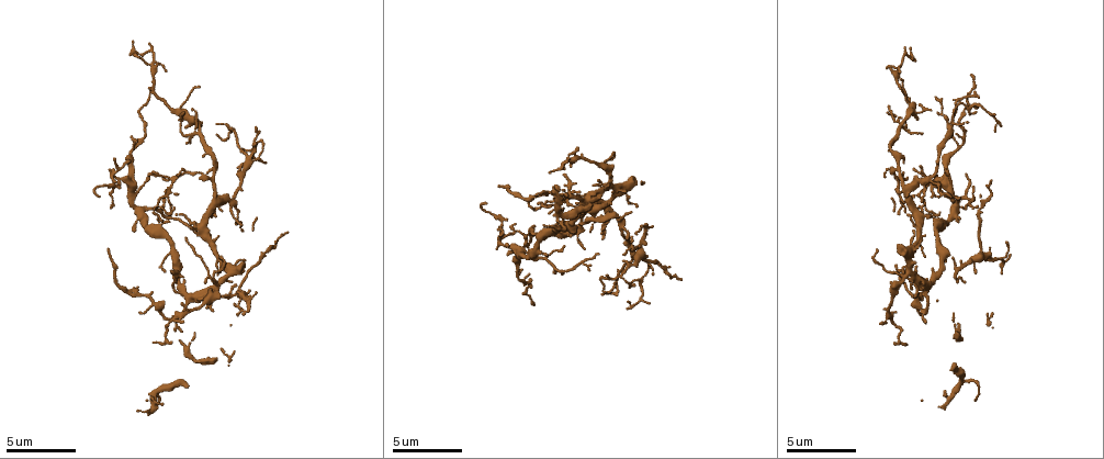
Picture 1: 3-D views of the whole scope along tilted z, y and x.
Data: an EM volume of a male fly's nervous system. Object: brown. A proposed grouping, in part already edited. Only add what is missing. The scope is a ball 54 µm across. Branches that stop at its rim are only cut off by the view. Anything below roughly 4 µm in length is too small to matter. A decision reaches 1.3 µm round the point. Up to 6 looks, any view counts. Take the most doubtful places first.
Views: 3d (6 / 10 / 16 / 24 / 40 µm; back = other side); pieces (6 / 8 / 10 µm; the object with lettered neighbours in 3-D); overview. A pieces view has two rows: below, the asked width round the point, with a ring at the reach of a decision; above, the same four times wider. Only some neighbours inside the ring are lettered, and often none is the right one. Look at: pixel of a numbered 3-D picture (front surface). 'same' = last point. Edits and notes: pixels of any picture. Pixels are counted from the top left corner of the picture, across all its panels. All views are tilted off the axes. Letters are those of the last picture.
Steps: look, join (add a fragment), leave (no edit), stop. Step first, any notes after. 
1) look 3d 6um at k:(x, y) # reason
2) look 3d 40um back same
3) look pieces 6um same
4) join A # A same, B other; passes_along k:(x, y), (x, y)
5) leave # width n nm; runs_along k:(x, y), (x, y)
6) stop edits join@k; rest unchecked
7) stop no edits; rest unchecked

look pieces 10um at 1:(602, 239) # thin end

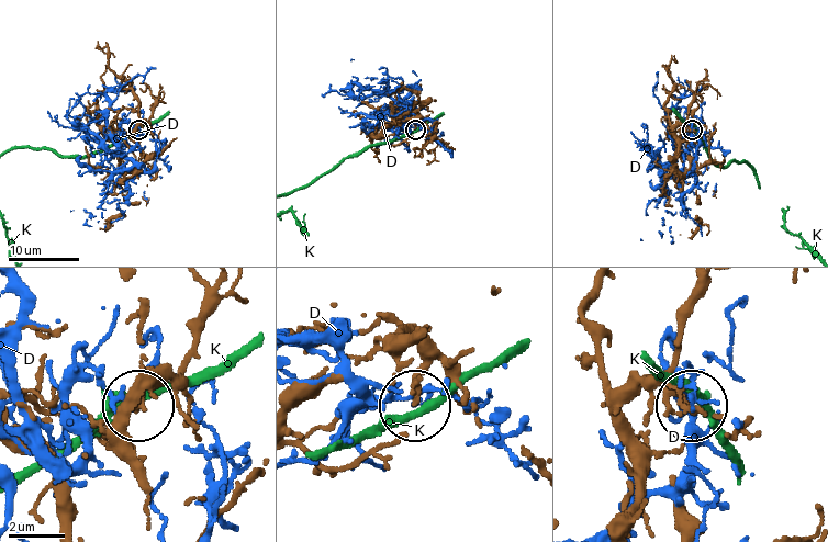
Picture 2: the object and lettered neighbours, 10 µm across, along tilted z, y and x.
leave # D other, K other; no lettered fragment goes on from it

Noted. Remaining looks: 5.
look 3d 10um at 1:(133, 231) # an open end

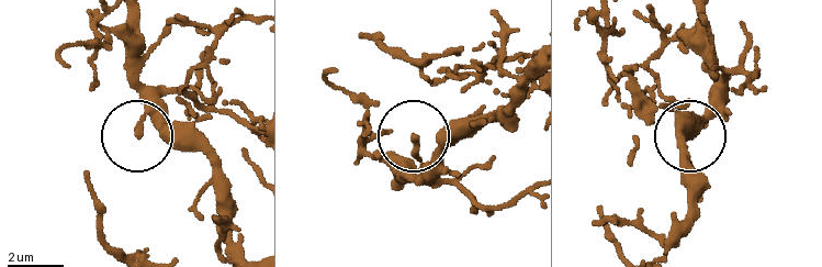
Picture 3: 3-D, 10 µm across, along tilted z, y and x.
look pieces 10um at 3:(414, 137)

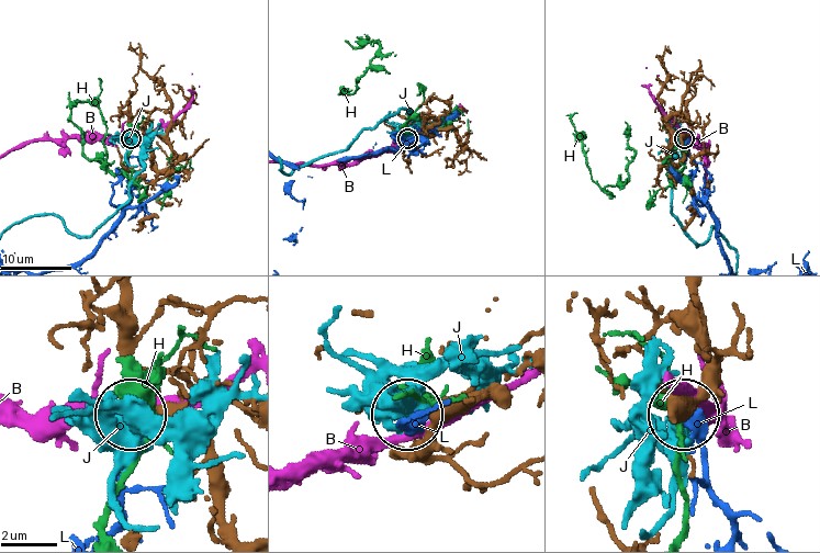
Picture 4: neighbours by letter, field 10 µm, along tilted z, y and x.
leave # width 220 nm; B other, H other, J other, L other; none of them fits

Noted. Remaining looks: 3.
look pieces 6um at 1:(498, 185) # tapers out

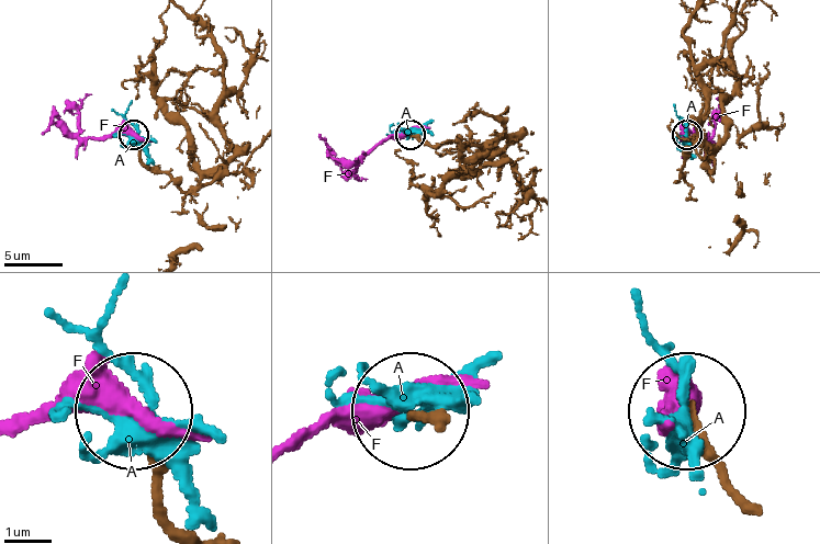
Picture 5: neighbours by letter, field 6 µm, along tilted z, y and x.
leave # A other, F other; runs_along 5:(739, 492), (694, 412); no lettered fragment goes on from it

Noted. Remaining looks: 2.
stop no edits; rest unchecked

